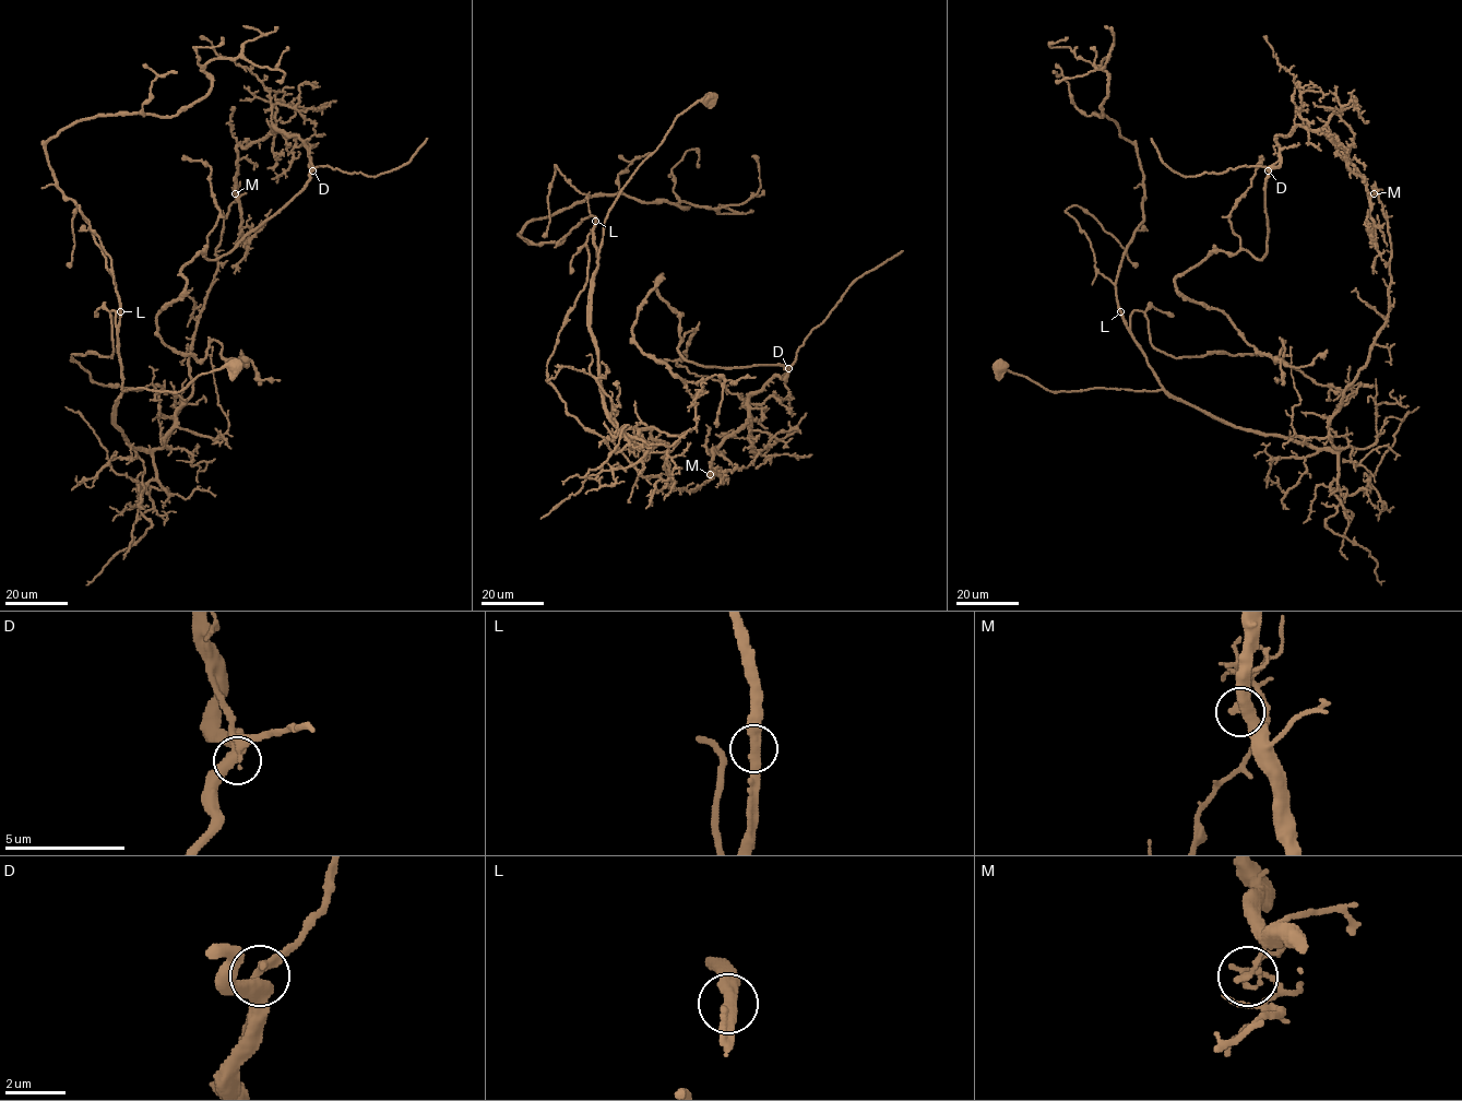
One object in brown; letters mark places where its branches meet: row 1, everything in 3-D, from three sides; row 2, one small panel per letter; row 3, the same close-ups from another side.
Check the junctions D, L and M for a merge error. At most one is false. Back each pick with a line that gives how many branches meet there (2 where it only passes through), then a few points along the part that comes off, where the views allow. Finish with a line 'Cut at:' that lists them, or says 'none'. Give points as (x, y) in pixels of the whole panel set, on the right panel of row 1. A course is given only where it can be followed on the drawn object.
M: 2 branches meet; foreign part runs (1374, 193), (1351, 145), (1297, 126), (1266, 255), (1213, 251), (1174, 280), (1260, 354), (1327, 350)
Cut at: M

